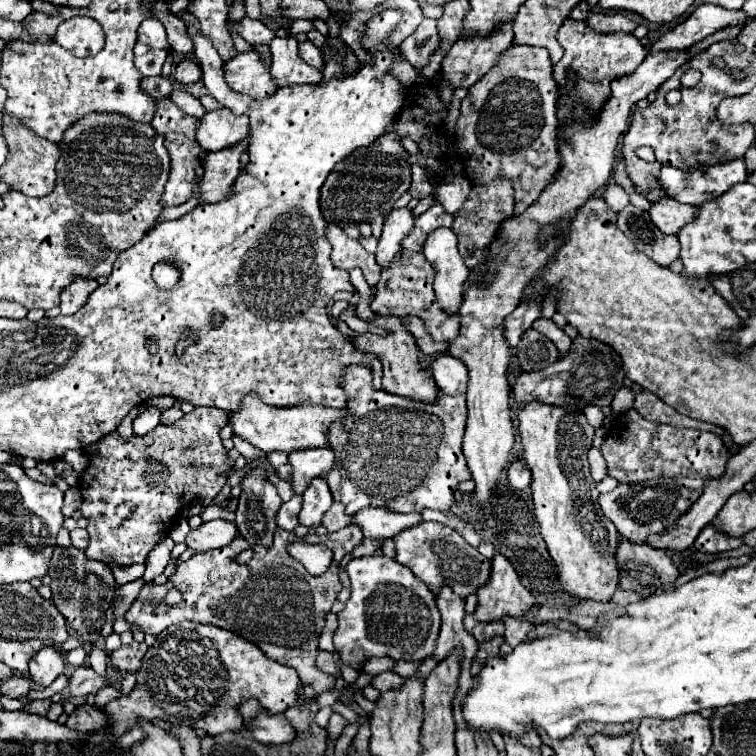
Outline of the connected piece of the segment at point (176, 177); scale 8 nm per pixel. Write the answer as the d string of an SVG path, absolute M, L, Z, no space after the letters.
M157 100L157 112L155 112L155 118L151 122L151 126L165 136L165 148L169 150L169 156L171 156L171 174L169 174L169 180L165 184L165 192L161 196L161 206L179 206L183 202L187 202L193 194L193 188L197 184L197 174L195 174L195 166L199 164L199 158L201 158L201 150L197 146L197 140L195 140L195 132L197 132L197 126L199 126L199 120L185 114L181 108L177 108L171 100Z

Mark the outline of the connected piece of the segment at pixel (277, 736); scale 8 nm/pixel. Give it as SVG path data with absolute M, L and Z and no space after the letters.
M247 700L241 708L245 718L245 730L263 744L285 744L295 738L295 728L283 714L267 714L259 708L257 700Z

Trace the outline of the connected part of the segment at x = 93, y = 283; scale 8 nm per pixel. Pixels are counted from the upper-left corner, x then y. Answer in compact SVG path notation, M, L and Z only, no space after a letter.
M75 280L75 284L69 284L69 288L61 292L61 314L75 314L97 286L97 280Z

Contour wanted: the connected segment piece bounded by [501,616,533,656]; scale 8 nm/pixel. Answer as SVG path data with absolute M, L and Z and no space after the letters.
M509 616L503 618L503 624L505 624L505 636L503 636L503 644L501 644L501 656L507 656L517 644L527 640L527 634L533 626L525 618L515 620Z

